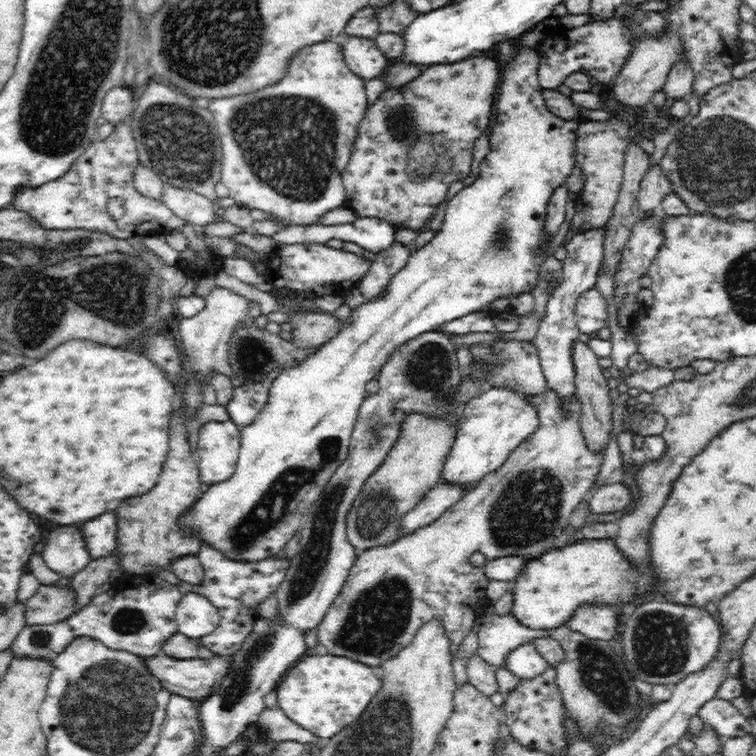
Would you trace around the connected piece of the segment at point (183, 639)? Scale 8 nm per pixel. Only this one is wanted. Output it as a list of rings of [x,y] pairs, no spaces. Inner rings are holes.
[[[174,632],[172,636],[166,636],[162,642],[162,654],[176,660],[204,659],[216,656],[209,648],[201,643],[201,639],[188,638],[182,633]]]

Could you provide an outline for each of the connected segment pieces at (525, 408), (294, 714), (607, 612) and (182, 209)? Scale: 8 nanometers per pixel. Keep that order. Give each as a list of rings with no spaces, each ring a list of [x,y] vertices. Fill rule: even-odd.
[[[489,387],[470,400],[460,410],[457,433],[449,453],[445,456],[441,482],[449,483],[449,486],[460,486],[467,492],[500,468],[508,455],[525,438],[536,432],[539,416],[533,403],[529,402],[531,398],[532,395],[517,394],[517,391],[509,388]]]
[[[304,655],[285,674],[278,688],[280,709],[286,716],[304,726],[318,738],[332,739],[342,728],[352,724],[364,708],[370,704],[372,696],[380,690],[380,678],[370,666],[348,660],[344,656]]]
[[[581,605],[567,622],[568,629],[593,640],[612,640],[620,632],[617,614],[607,605]]]
[[[172,185],[164,186],[164,206],[170,208],[175,216],[179,216],[195,228],[212,224],[217,220],[217,208],[209,198],[201,196],[192,190],[176,188]]]

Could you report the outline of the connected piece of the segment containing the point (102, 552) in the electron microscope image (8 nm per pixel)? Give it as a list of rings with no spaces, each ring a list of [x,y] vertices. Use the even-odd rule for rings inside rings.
[[[112,508],[88,522],[72,524],[78,527],[84,539],[90,560],[106,558],[116,548],[116,515]]]

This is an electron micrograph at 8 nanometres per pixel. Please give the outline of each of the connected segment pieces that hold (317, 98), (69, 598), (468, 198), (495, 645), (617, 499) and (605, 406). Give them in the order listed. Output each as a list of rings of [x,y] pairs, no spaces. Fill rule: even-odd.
[[[337,39],[316,43],[312,46],[302,48],[300,52],[296,52],[296,56],[290,60],[290,68],[288,68],[286,76],[278,84],[274,84],[274,86],[268,86],[268,88],[264,88],[260,92],[254,92],[254,94],[248,94],[248,96],[234,96],[234,98],[212,100],[212,104],[208,108],[214,114],[223,152],[220,182],[228,188],[228,197],[233,198],[236,201],[236,205],[240,208],[259,210],[270,214],[270,219],[267,220],[278,223],[278,225],[284,225],[284,229],[288,228],[288,226],[308,227],[310,225],[316,225],[318,224],[317,221],[330,210],[346,205],[346,193],[341,174],[348,164],[349,157],[353,153],[353,144],[356,140],[358,124],[364,118],[366,108],[369,107],[366,100],[365,82],[365,79],[358,76],[345,63],[341,39]]]
[[[40,585],[36,594],[24,603],[24,623],[28,626],[54,624],[78,610],[78,601],[70,585]]]
[[[526,49],[520,51],[516,57],[512,58],[511,63],[507,62],[504,68],[504,80],[502,80],[502,88],[498,94],[498,102],[496,102],[496,124],[492,126],[490,132],[490,150],[486,158],[479,166],[479,175],[475,181],[465,186],[456,196],[448,201],[446,215],[442,228],[437,232],[436,236],[430,244],[420,247],[411,254],[408,264],[402,268],[400,272],[390,279],[388,288],[377,297],[376,300],[368,301],[362,306],[358,306],[352,313],[352,322],[344,324],[344,328],[340,329],[340,334],[334,334],[330,342],[324,343],[317,349],[308,352],[308,358],[304,362],[300,362],[298,366],[283,370],[282,374],[271,382],[269,387],[269,401],[264,405],[260,414],[256,416],[252,424],[240,427],[241,429],[241,445],[239,450],[239,459],[234,475],[222,483],[214,483],[207,488],[205,492],[200,494],[200,504],[196,504],[196,508],[192,508],[192,512],[188,512],[188,516],[184,516],[184,524],[188,524],[188,528],[192,528],[192,532],[196,532],[196,536],[200,536],[200,544],[207,542],[219,549],[221,553],[229,561],[261,561],[268,557],[274,557],[280,550],[284,550],[284,546],[288,540],[300,531],[303,524],[305,511],[308,510],[319,499],[328,481],[332,475],[336,473],[341,463],[346,460],[349,453],[350,434],[355,427],[354,422],[358,418],[358,408],[362,404],[362,396],[364,396],[364,386],[368,380],[377,378],[380,368],[387,362],[392,354],[400,346],[409,343],[412,339],[418,338],[426,332],[437,331],[438,326],[442,327],[444,322],[450,322],[455,318],[462,318],[471,312],[485,310],[490,302],[498,300],[498,298],[510,298],[510,296],[521,294],[522,292],[531,292],[537,286],[538,277],[541,267],[547,258],[551,255],[550,249],[560,240],[560,233],[557,235],[548,235],[545,232],[545,221],[547,218],[547,207],[551,196],[555,193],[555,188],[566,182],[566,178],[570,176],[574,164],[576,164],[576,156],[574,156],[574,142],[576,142],[577,128],[583,121],[581,118],[572,120],[564,120],[552,114],[544,103],[541,90],[537,92],[529,92],[528,88],[528,68],[538,68],[540,57],[536,54],[535,49]]]
[[[488,605],[477,628],[477,653],[490,665],[502,665],[505,656],[521,644],[537,638],[548,638],[551,630],[528,628],[511,611],[498,614]]]
[[[622,482],[602,484],[589,501],[592,513],[616,513],[632,502],[632,491]]]
[[[582,342],[573,344],[572,360],[575,366],[575,387],[576,392],[578,392],[576,398],[579,399],[580,403],[579,420],[582,422],[586,444],[595,451],[604,450],[613,434],[613,404],[608,397],[611,384],[606,384],[606,378],[604,378],[606,372],[598,365],[598,359],[586,344],[582,344]]]

